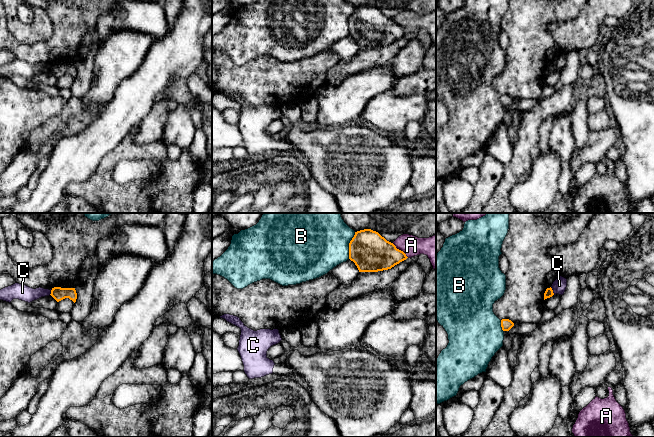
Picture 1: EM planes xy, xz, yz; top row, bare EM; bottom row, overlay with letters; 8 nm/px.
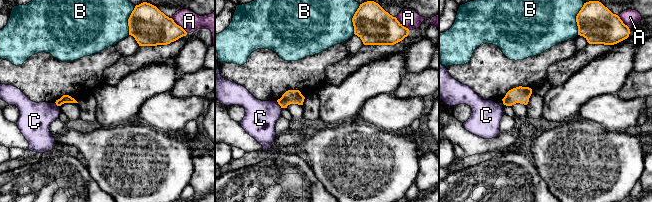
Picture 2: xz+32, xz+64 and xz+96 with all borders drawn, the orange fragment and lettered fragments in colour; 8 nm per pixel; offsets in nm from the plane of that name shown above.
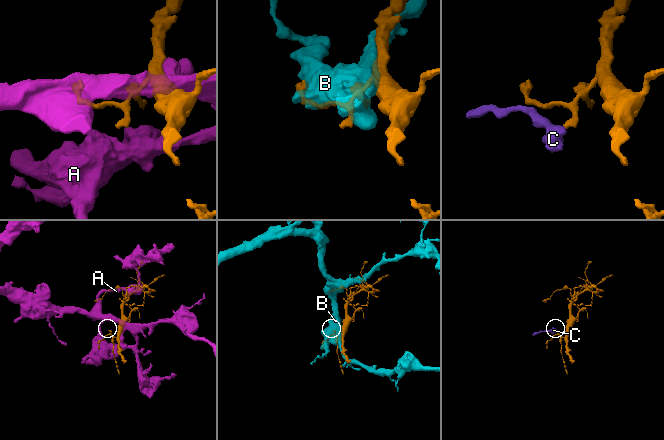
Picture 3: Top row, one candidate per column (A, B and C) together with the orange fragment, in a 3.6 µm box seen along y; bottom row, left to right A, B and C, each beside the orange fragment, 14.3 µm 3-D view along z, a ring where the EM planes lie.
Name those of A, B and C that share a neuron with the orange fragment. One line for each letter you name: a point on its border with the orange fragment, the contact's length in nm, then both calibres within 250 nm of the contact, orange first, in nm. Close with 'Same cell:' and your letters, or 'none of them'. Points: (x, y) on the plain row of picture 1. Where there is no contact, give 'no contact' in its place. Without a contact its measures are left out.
Same cell: none of them

